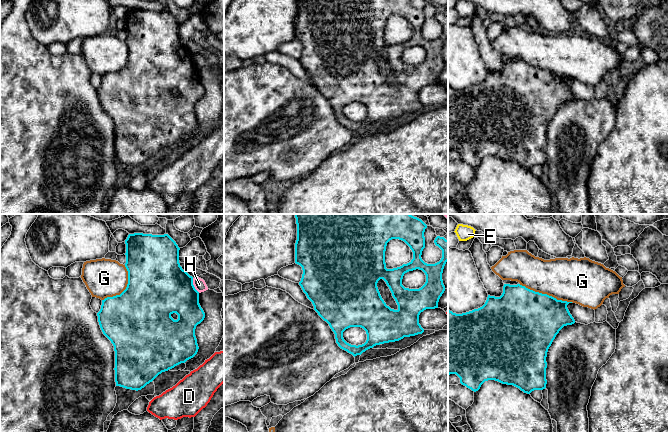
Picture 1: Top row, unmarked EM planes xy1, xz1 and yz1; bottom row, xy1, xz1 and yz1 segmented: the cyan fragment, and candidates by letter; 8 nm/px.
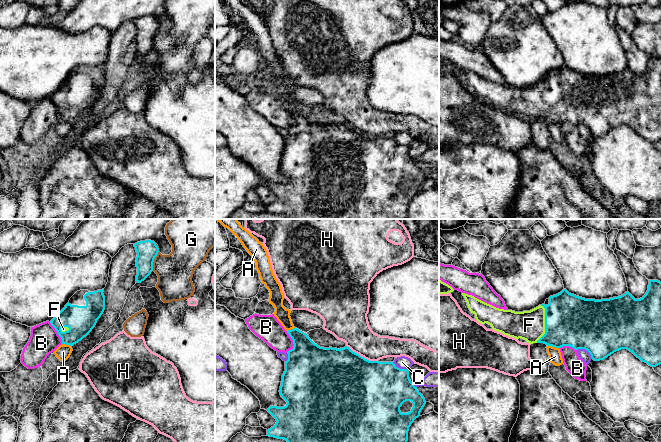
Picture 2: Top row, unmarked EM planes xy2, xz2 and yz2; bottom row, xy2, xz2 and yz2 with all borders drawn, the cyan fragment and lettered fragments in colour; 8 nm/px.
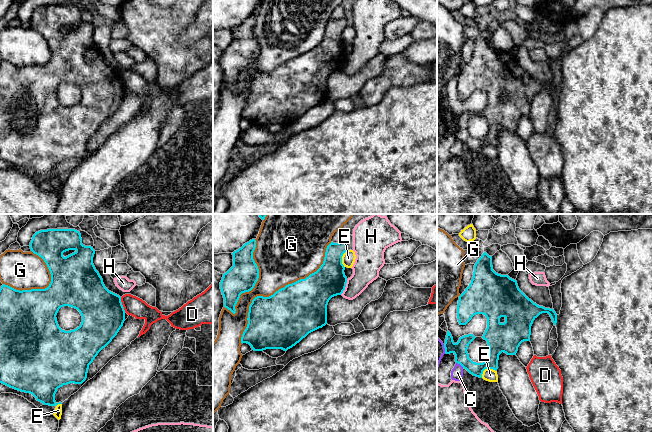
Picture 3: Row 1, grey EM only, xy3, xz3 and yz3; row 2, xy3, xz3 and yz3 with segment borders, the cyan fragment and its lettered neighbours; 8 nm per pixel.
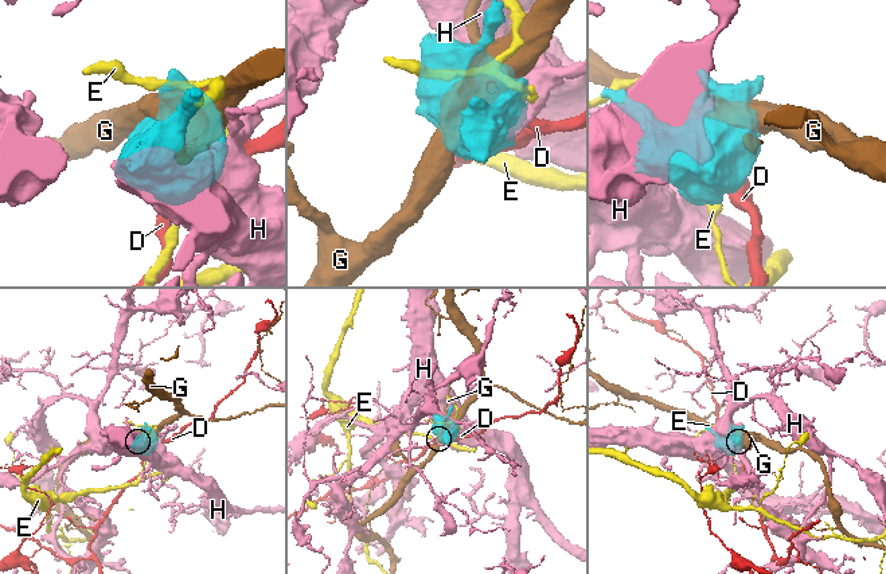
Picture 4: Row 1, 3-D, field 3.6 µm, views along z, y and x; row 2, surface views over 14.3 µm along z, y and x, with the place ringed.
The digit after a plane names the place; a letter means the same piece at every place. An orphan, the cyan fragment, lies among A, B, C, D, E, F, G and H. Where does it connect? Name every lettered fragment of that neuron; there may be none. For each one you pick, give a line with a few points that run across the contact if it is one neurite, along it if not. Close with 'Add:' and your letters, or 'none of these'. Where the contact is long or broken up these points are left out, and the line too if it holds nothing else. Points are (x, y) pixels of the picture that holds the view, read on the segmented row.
F: line yz2 (570, 320), (558, 324), (545, 324), (529, 325)
Add: F

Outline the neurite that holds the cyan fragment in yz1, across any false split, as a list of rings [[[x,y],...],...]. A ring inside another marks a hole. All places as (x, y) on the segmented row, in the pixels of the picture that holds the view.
[[[504,284],[500,297],[488,295],[485,304],[478,309],[462,314],[448,310],[448,375],[456,374],[460,383],[474,392],[488,380],[513,385],[527,394],[545,389],[548,349],[564,326],[575,323],[567,308],[569,303],[572,302],[557,300],[520,284]]]

